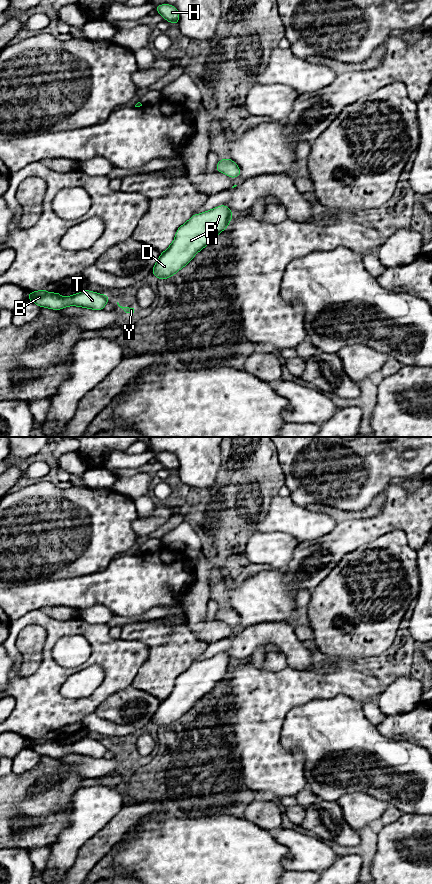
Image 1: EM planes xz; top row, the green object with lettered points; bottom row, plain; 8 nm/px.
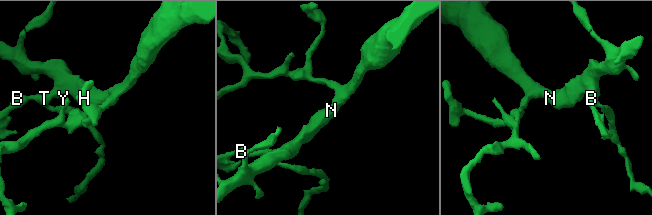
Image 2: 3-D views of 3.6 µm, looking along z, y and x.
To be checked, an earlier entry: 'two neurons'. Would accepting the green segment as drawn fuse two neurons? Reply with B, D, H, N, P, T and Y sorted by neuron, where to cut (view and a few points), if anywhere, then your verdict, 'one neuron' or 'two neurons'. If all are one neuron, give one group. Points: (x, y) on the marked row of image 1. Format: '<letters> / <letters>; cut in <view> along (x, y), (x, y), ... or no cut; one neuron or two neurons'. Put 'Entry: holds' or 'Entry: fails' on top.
Entry: fails
B D H N P T Y; no cut; one neuron

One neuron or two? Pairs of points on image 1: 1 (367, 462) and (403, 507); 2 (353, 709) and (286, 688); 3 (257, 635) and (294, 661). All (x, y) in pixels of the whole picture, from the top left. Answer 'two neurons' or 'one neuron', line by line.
1: two neurons
2: two neurons
3: one neuron

